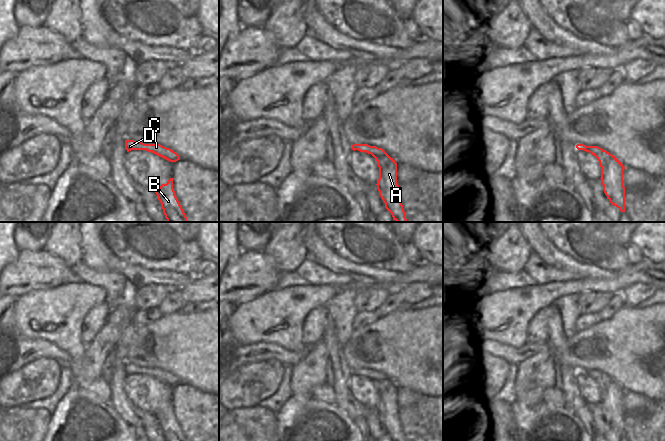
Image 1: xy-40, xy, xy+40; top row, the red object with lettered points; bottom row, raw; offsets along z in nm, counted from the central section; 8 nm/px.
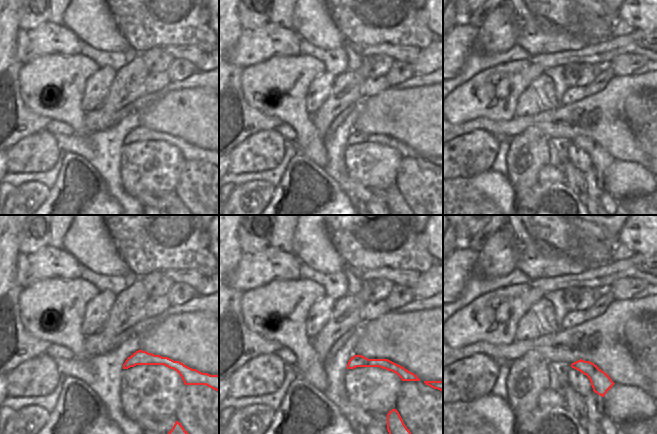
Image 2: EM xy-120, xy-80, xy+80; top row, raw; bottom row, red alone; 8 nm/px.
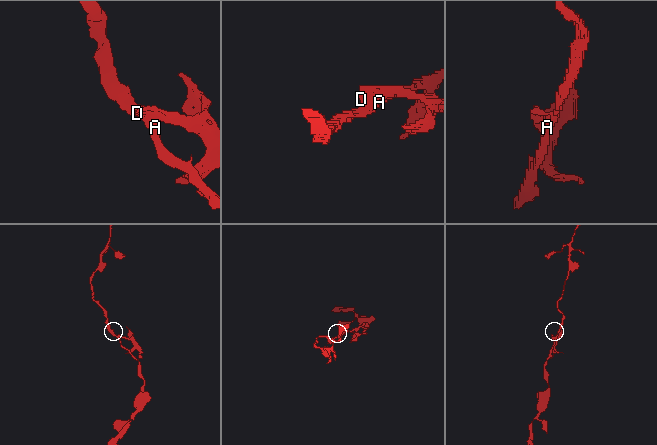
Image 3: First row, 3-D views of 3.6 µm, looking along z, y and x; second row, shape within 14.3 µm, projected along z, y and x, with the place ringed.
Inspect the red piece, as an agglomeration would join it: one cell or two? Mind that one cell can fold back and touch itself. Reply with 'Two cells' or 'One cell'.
Two cells

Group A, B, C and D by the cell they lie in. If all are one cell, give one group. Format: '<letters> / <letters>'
A B / C D

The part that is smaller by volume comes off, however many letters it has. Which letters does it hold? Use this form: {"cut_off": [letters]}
{"cut_off": ["C", "D"]}

